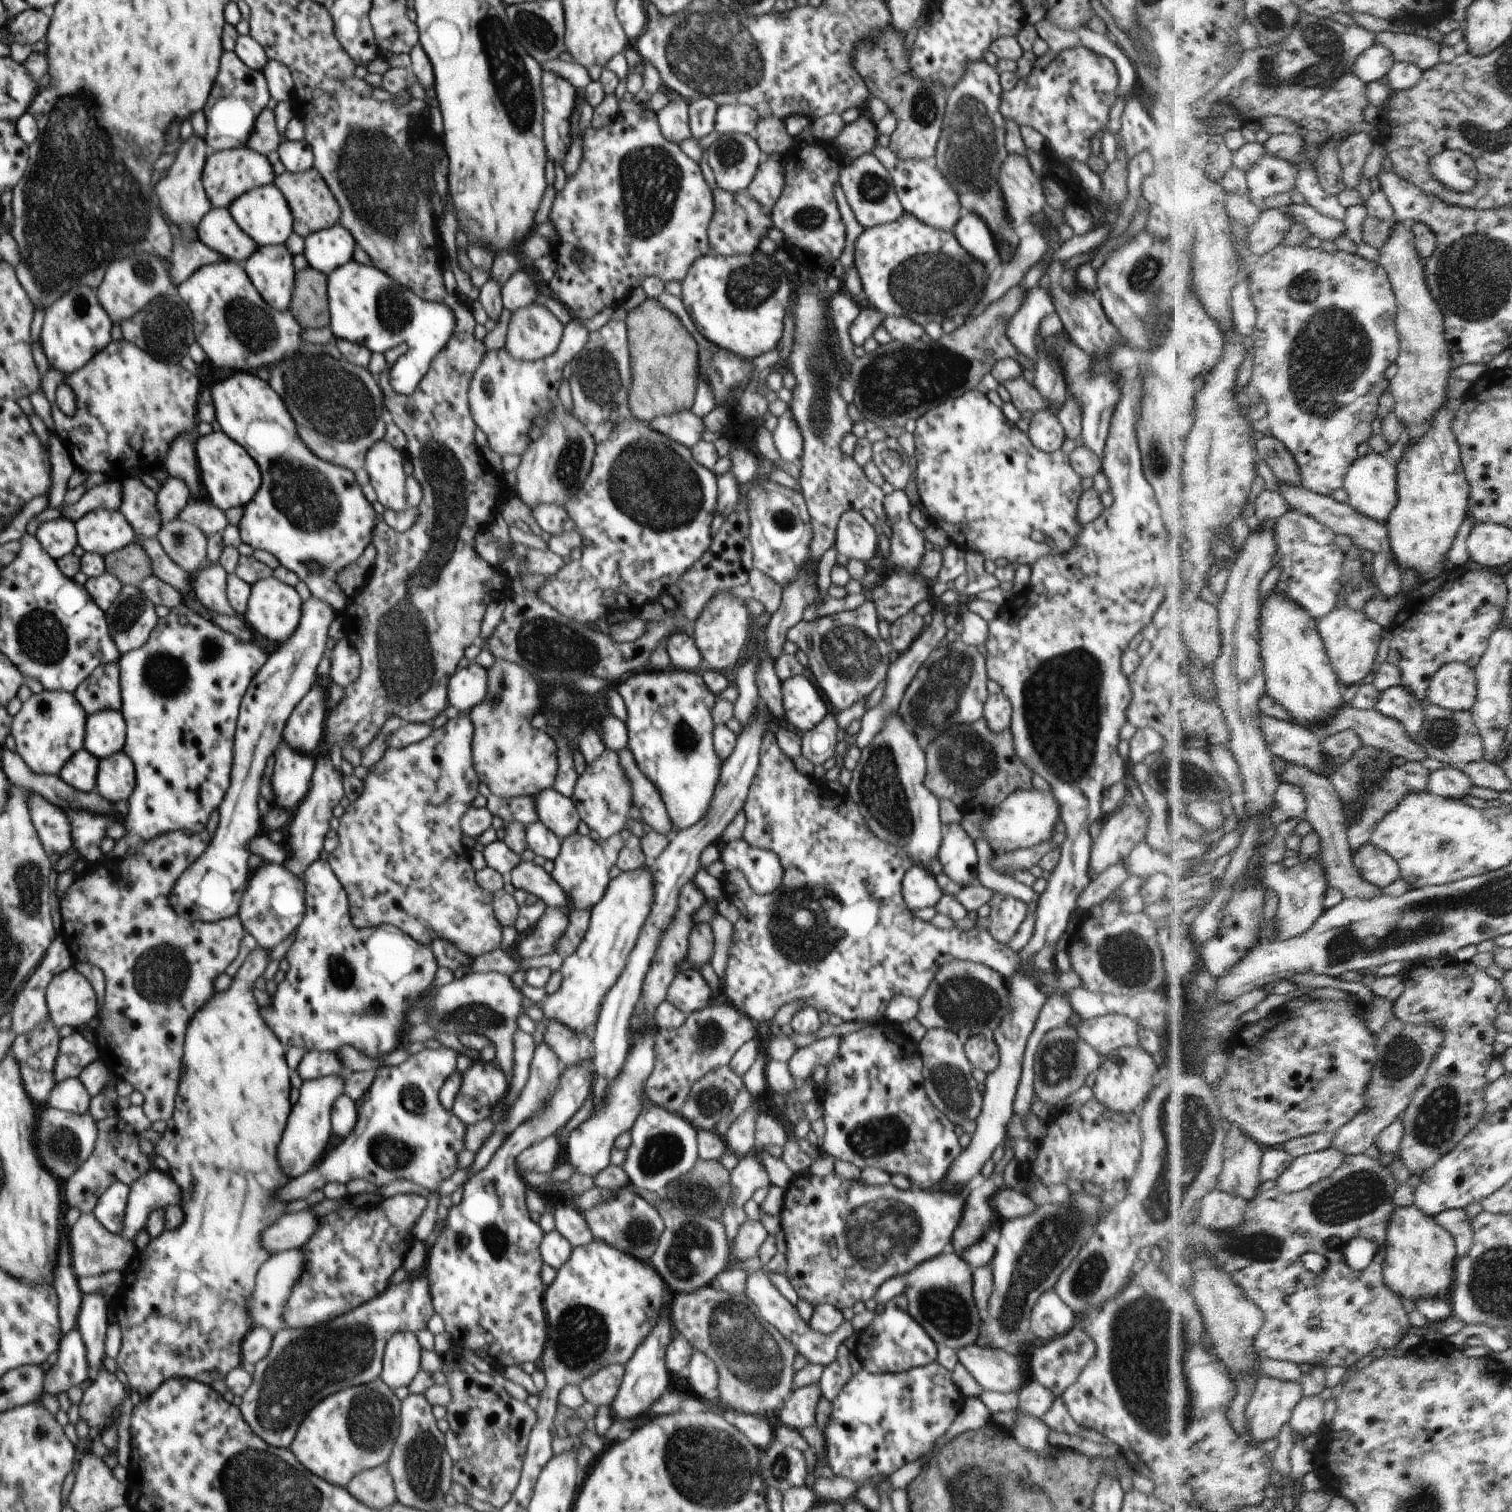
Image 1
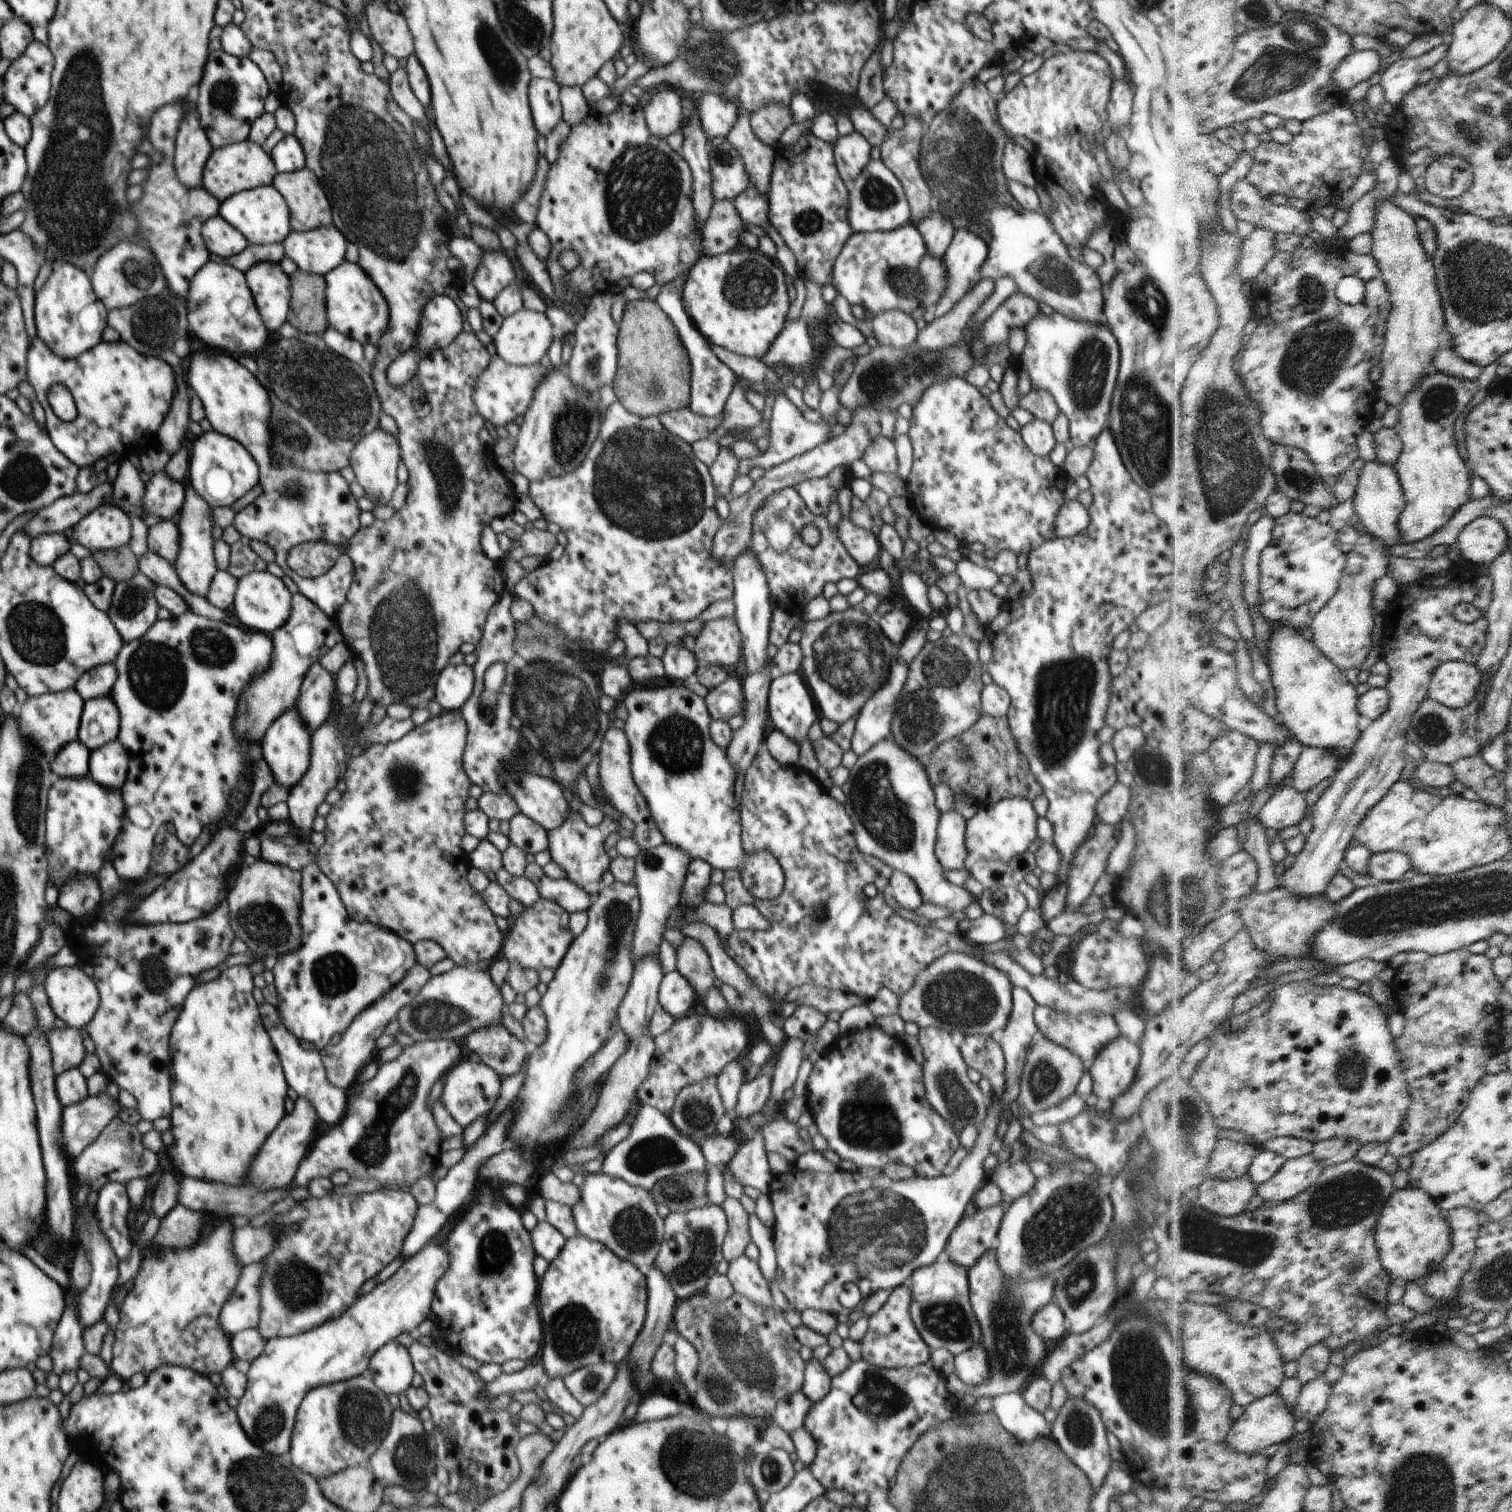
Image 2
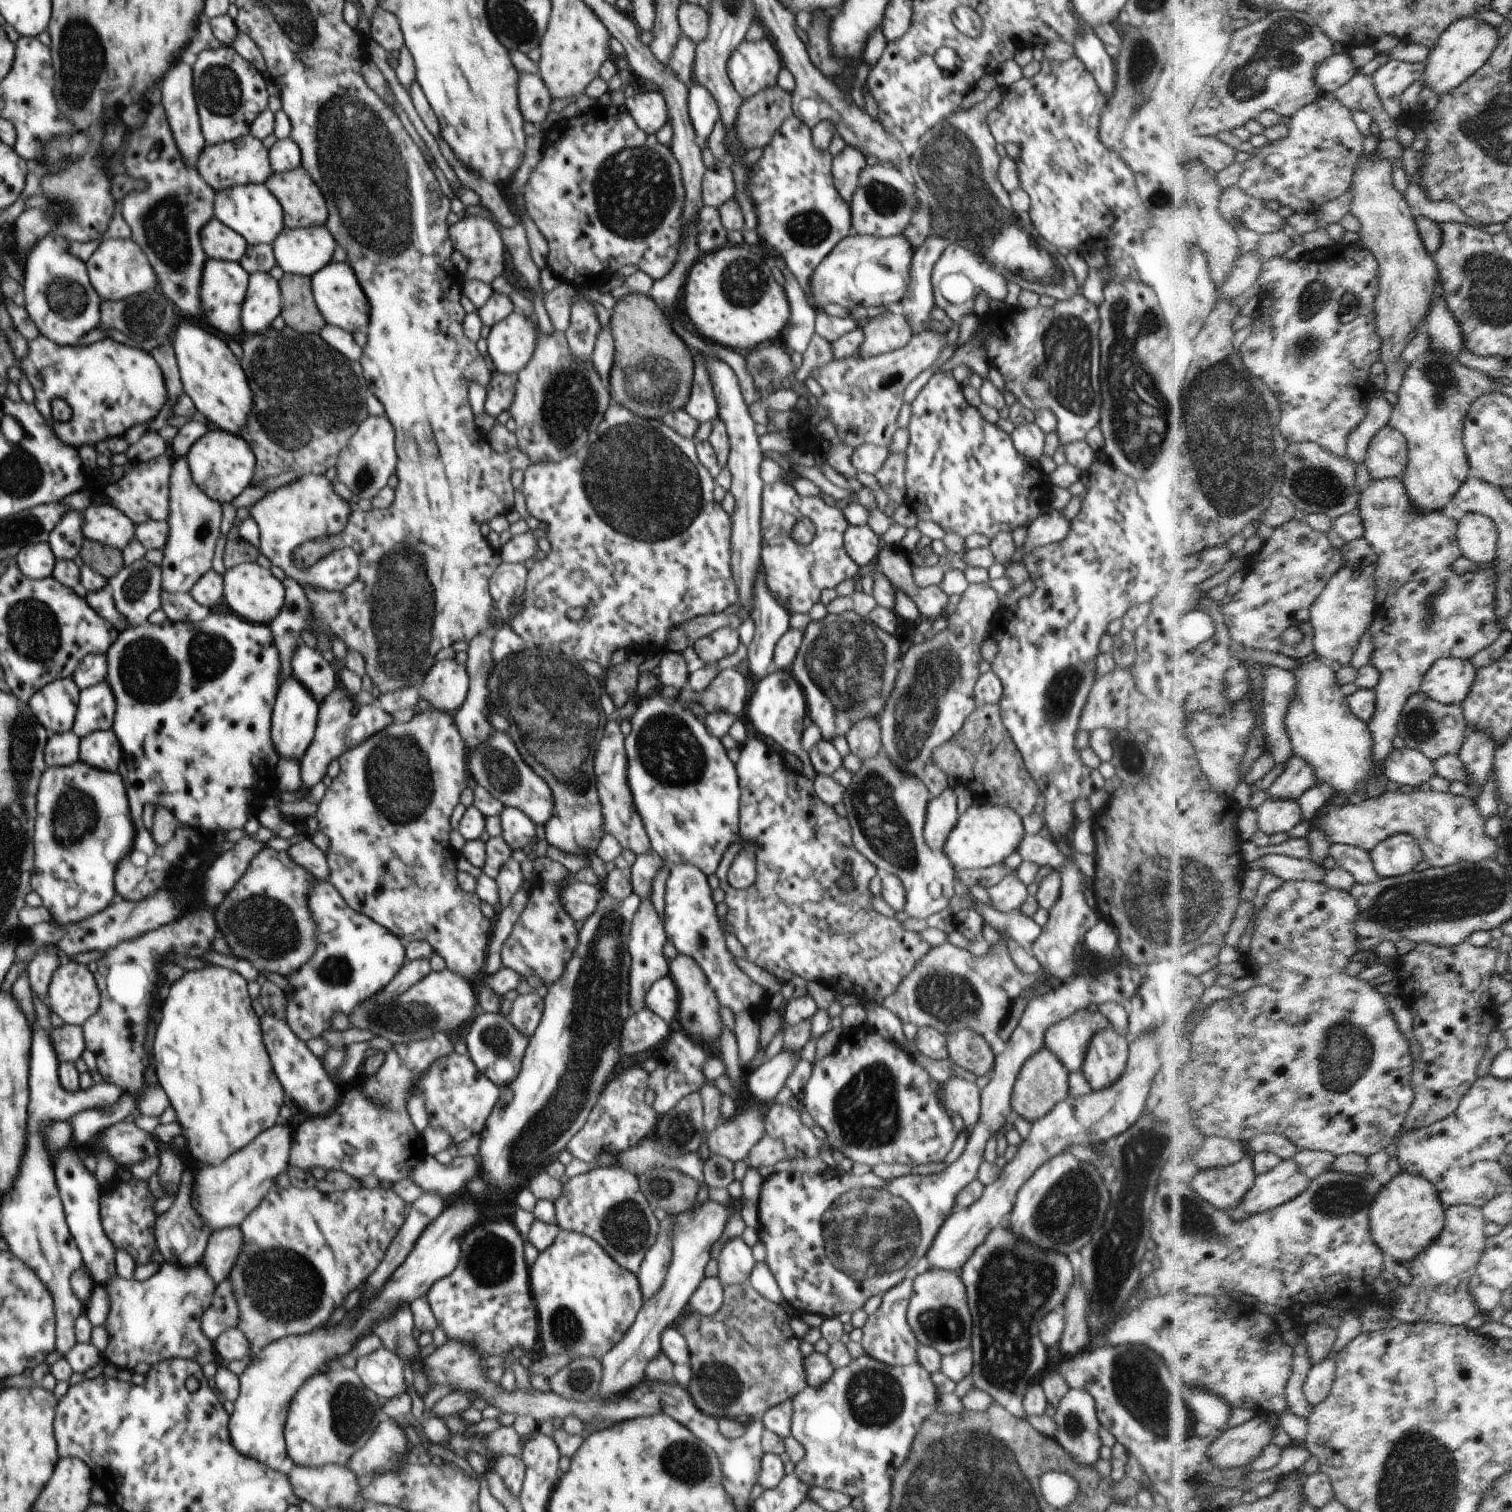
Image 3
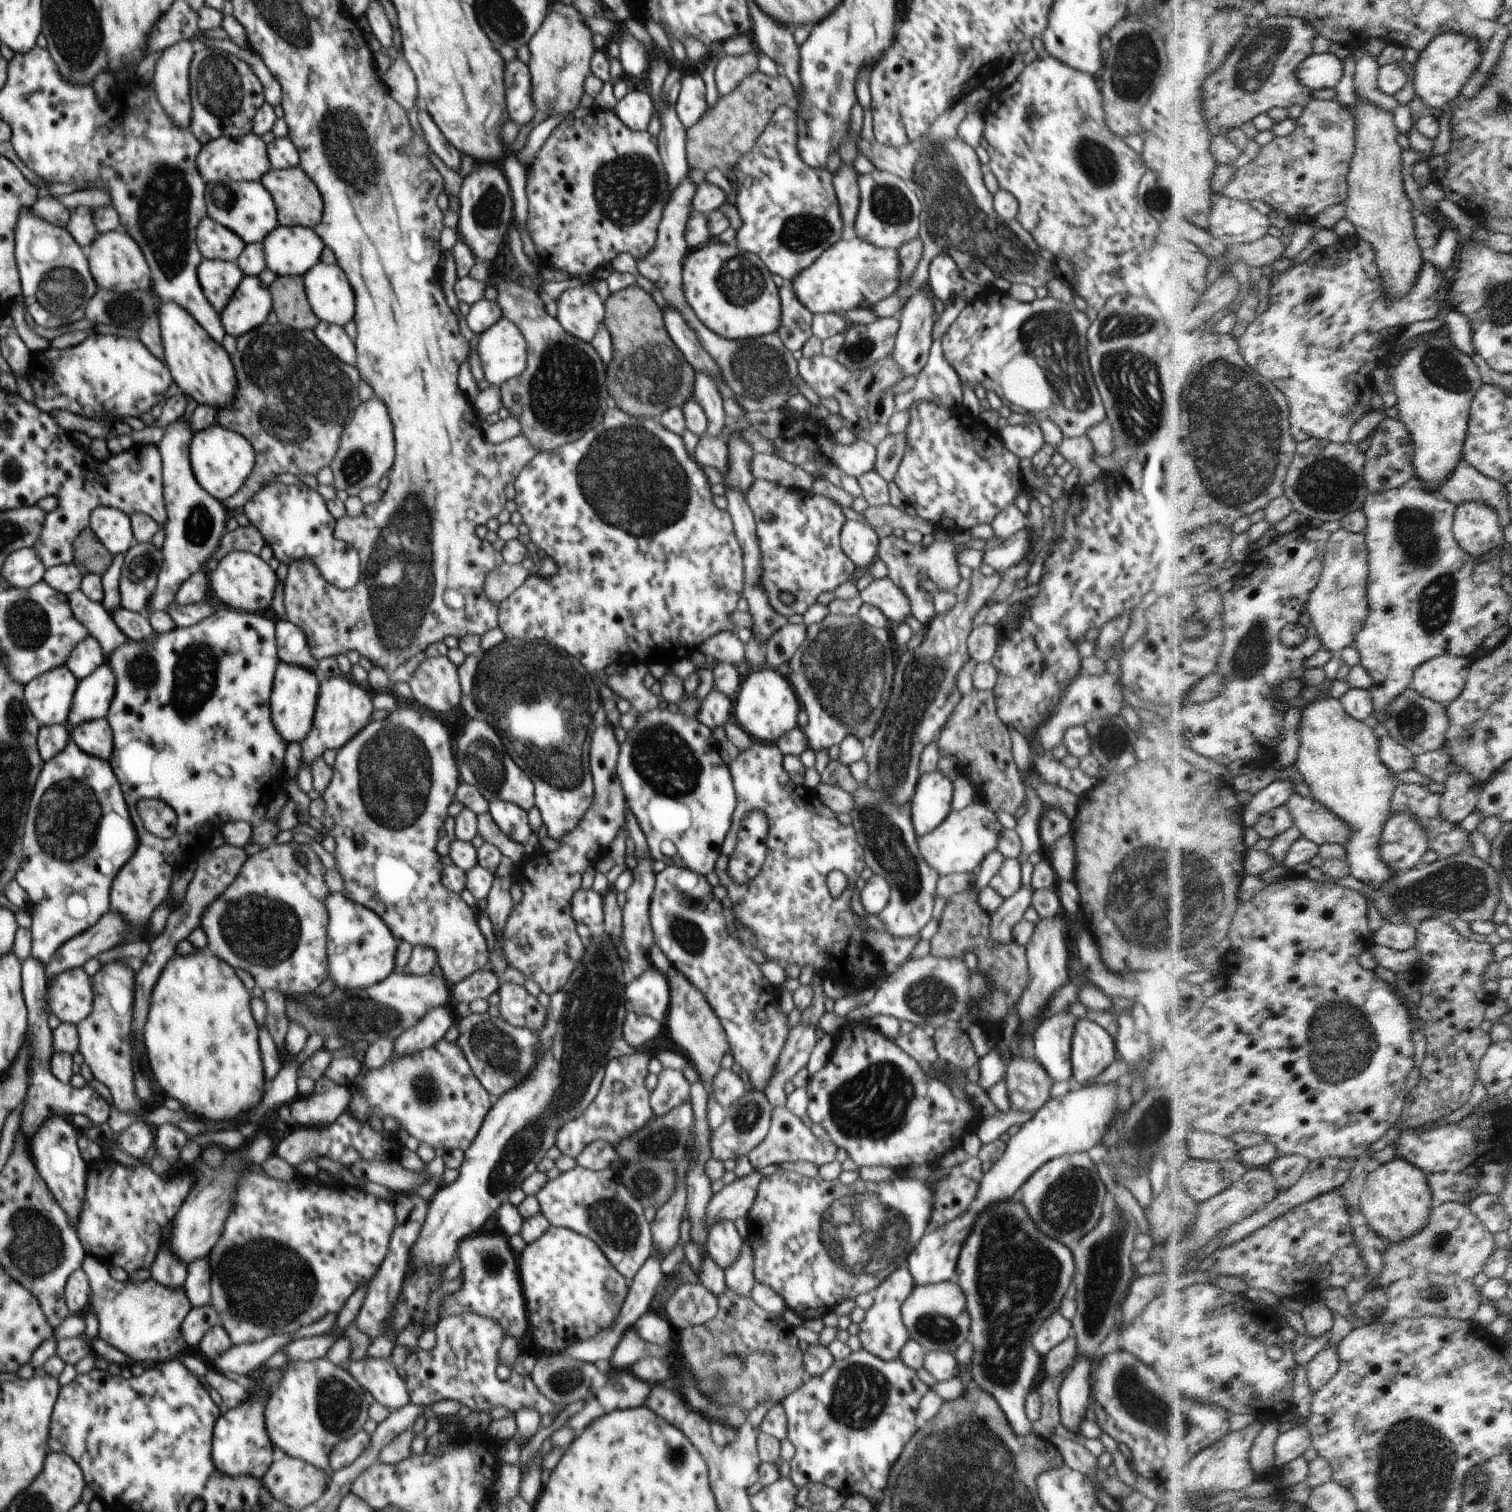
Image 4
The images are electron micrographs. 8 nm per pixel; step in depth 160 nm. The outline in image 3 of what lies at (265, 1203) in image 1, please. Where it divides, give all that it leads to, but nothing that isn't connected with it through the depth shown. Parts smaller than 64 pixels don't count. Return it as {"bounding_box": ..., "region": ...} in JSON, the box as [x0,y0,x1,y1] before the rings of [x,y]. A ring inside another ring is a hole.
{"bounding_box":[102,965,284,1371],"region":[[[218,965],[188,971],[166,988],[157,1013],[151,1050],[153,1067],[188,1144],[184,1152],[187,1155],[190,1152],[202,1164],[220,1164],[226,1156],[248,1146],[260,1132],[278,1122],[284,1104],[284,1090],[272,1068],[263,1041],[261,1020],[255,1013],[247,984],[238,972]],[[200,1262],[194,1266],[180,1266],[179,1264],[162,1263],[160,1270],[147,1280],[124,1280],[118,1276],[111,1278],[102,1285],[110,1295],[111,1308],[104,1327],[109,1334],[109,1344],[102,1353],[105,1363],[112,1363],[118,1370],[134,1371],[136,1364],[146,1362],[153,1365],[165,1360],[190,1359],[200,1366],[208,1362],[219,1362],[213,1342],[201,1329],[202,1316],[212,1304],[212,1299],[217,1287],[216,1281],[206,1274],[205,1264]]]}

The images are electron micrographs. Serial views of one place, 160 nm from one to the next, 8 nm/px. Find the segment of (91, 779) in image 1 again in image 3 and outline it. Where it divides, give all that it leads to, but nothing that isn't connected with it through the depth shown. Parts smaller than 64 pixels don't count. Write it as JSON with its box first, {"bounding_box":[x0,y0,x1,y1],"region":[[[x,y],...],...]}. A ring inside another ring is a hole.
{"bounding_box":[44,731,81,769],"region":[[[74,731],[50,734],[44,753],[48,769],[52,767],[67,767],[80,760],[80,741],[81,738],[76,736]]]}

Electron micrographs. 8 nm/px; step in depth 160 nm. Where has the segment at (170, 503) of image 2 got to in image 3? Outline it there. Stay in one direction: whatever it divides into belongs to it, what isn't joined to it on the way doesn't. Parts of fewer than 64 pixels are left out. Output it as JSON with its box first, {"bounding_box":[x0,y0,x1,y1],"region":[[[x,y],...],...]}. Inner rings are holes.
{"bounding_box":[100,453,172,526],"region":[[[169,453],[148,462],[127,464],[121,480],[107,485],[106,488],[101,488],[100,492],[107,498],[102,504],[115,506],[125,512],[126,516],[133,520],[135,526],[149,520],[167,520],[169,517],[169,478],[172,465],[172,456]]]}

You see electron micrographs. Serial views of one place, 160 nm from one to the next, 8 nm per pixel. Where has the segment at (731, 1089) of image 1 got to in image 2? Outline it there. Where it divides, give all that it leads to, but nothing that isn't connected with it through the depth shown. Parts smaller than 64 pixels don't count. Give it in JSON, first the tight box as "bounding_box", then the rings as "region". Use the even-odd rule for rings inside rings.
{"bounding_box":[669,1076,727,1146],"region":[[[709,1076],[693,1085],[686,1085],[678,1094],[675,1105],[669,1116],[674,1126],[686,1136],[689,1136],[700,1146],[709,1136],[714,1135],[716,1124],[727,1114],[717,1087],[717,1076]]]}

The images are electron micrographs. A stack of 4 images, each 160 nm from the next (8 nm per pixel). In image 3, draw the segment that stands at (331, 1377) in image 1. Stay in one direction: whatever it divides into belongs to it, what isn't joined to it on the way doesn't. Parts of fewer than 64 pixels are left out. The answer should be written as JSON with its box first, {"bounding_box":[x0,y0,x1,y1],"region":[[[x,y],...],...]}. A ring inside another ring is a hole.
{"bounding_box":[229,1195,480,1470],"region":[[[468,1195],[456,1203],[448,1204],[447,1209],[424,1229],[410,1254],[405,1257],[396,1272],[386,1280],[385,1285],[362,1307],[362,1310],[360,1310],[360,1307],[352,1308],[350,1314],[346,1316],[346,1320],[335,1326],[317,1328],[314,1329],[314,1332],[310,1331],[310,1334],[285,1336],[267,1344],[259,1351],[254,1351],[254,1356],[250,1358],[250,1364],[239,1376],[241,1384],[239,1397],[234,1402],[235,1409],[229,1420],[229,1437],[235,1449],[267,1467],[279,1470],[284,1468],[288,1462],[284,1427],[291,1400],[298,1392],[298,1389],[305,1381],[322,1373],[322,1370],[325,1370],[324,1368],[328,1370],[332,1364],[337,1364],[336,1360],[338,1358],[352,1352],[359,1339],[372,1335],[373,1327],[393,1317],[401,1305],[410,1306],[417,1298],[426,1296],[437,1280],[448,1276],[460,1262],[461,1240],[476,1224],[480,1216],[478,1212],[478,1205],[476,1202],[469,1200]]]}

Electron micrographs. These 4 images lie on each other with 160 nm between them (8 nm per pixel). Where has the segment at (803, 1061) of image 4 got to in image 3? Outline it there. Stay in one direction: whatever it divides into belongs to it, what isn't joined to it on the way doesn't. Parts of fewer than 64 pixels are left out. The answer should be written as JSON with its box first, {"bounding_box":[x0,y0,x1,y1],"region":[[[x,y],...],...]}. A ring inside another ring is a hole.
{"bounding_box":[745,1051,800,1102],"region":[[[782,1051],[771,1060],[767,1060],[745,1076],[745,1087],[752,1098],[760,1102],[772,1102],[786,1079],[794,1070],[800,1054]]]}

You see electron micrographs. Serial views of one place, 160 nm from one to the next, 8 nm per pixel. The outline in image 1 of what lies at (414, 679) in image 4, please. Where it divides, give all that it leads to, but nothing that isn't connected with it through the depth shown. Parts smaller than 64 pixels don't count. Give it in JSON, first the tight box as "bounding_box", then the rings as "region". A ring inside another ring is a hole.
{"bounding_box":[447,661,488,714],"region":[[[475,661],[467,668],[457,670],[447,684],[449,703],[461,714],[470,712],[474,706],[485,700],[488,694],[487,669]]]}

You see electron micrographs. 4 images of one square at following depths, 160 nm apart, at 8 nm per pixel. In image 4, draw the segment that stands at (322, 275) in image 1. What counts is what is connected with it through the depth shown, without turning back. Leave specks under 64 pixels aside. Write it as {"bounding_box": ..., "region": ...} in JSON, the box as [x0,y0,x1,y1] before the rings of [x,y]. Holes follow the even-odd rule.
{"bounding_box":[269,276,320,331],"region":[[[281,276],[269,286],[278,321],[299,331],[314,330],[320,322],[310,306],[303,276]]]}

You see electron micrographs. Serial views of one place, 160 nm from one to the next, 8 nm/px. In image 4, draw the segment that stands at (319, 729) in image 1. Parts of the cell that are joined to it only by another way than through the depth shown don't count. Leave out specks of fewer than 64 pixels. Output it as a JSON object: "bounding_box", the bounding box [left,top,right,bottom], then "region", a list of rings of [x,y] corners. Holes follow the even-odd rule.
{"bounding_box":[275,619,321,675],"region":[[[279,619],[275,622],[275,631],[278,645],[278,656],[282,662],[296,665],[303,669],[309,669],[317,675],[321,675],[318,661],[311,653],[307,638],[301,628],[293,625],[290,621]]]}

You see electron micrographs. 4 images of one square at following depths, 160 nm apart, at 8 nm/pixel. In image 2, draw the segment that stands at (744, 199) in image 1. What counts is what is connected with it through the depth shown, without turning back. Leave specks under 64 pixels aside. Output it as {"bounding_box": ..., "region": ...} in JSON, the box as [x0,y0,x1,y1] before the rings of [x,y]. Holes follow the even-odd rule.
{"bounding_box":[701,200,748,257],"region":[[[715,200],[701,228],[704,255],[713,257],[741,247],[740,234],[748,231],[746,225],[733,200]]]}

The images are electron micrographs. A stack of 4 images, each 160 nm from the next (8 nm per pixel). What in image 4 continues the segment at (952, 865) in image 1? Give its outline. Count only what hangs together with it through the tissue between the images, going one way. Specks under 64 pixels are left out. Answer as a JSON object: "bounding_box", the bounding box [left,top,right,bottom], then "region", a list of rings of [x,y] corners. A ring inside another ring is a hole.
{"bounding_box":[910,770,953,837],"region":[[[940,770],[921,774],[917,782],[916,793],[914,793],[910,802],[913,827],[918,837],[923,837],[925,834],[932,832],[942,824],[943,820],[946,820],[948,813],[951,811],[953,792],[953,782],[944,777]]]}

